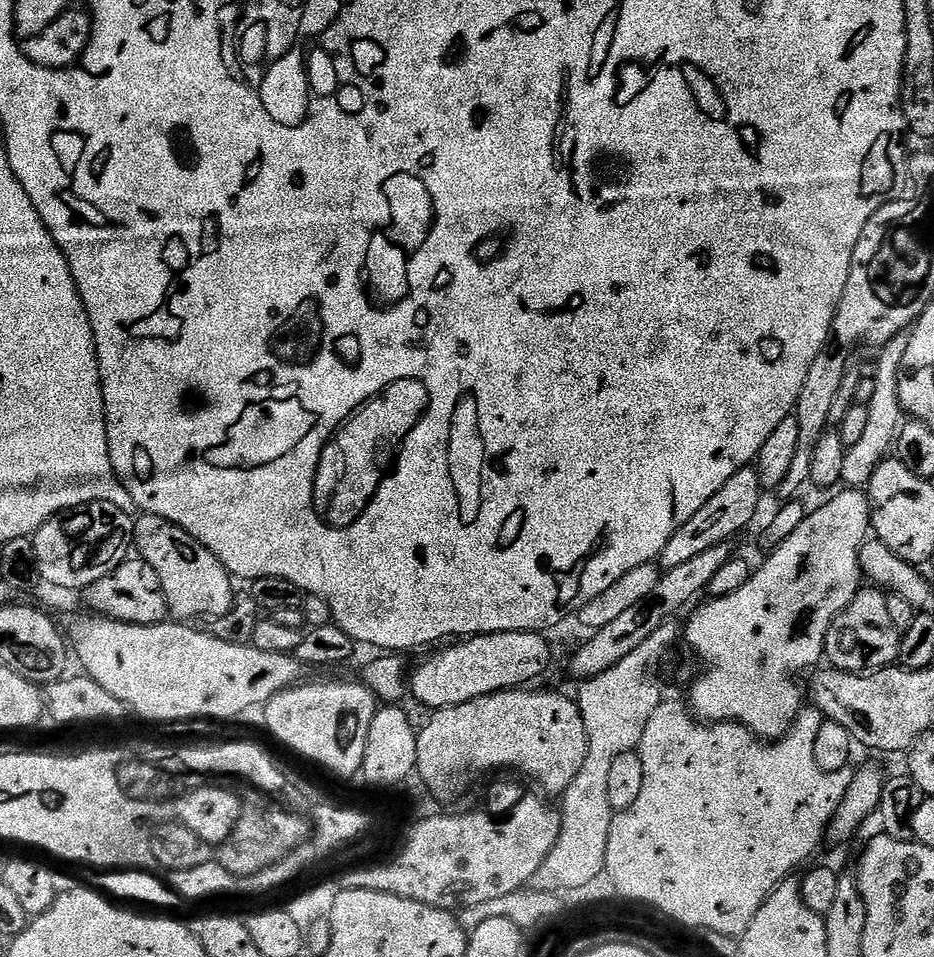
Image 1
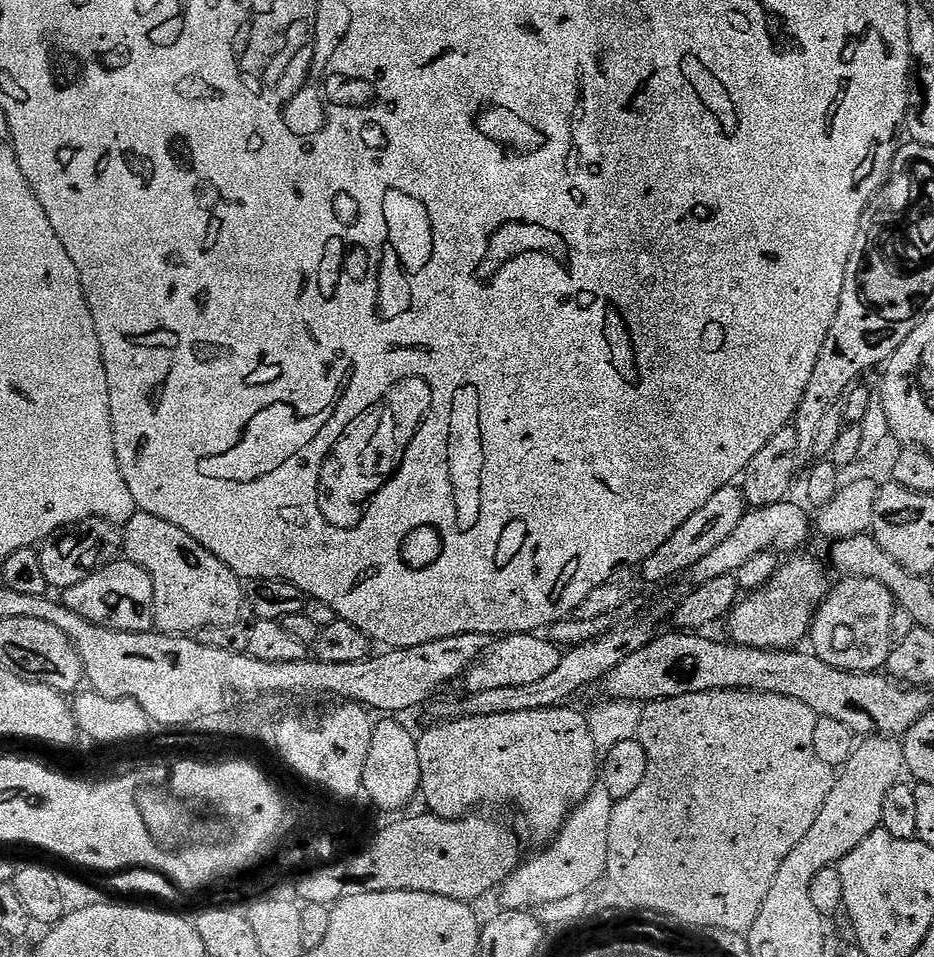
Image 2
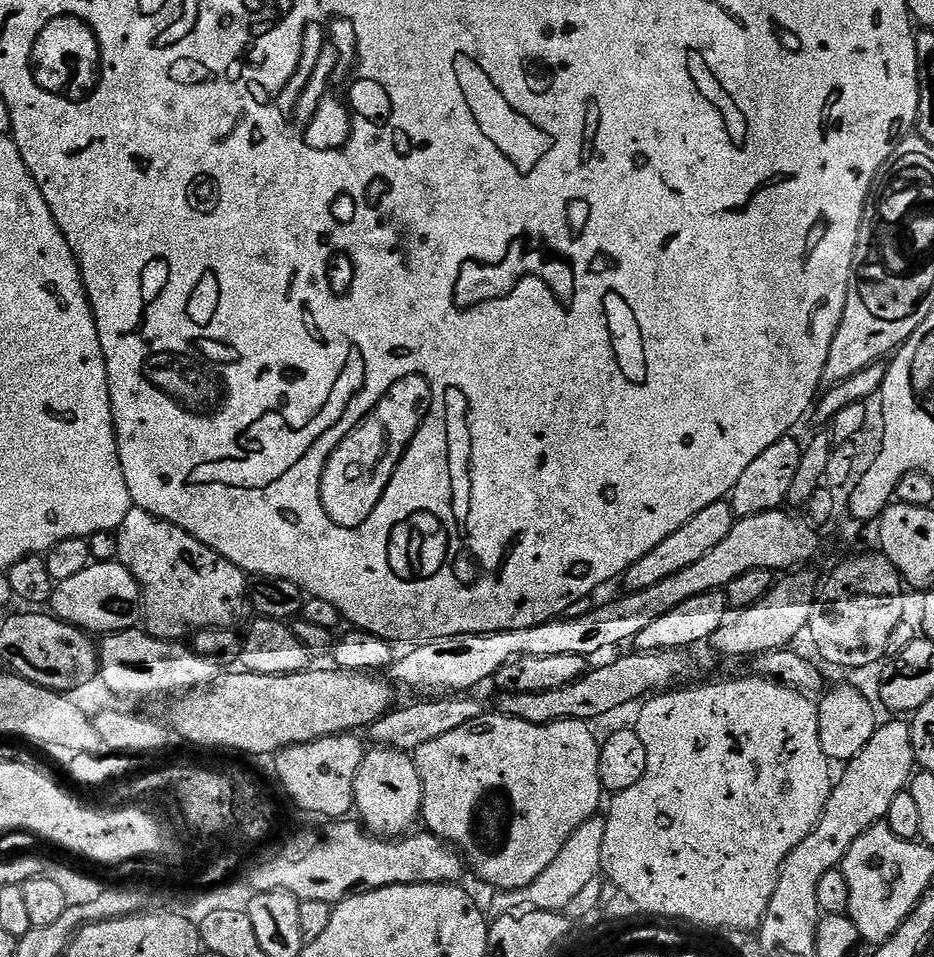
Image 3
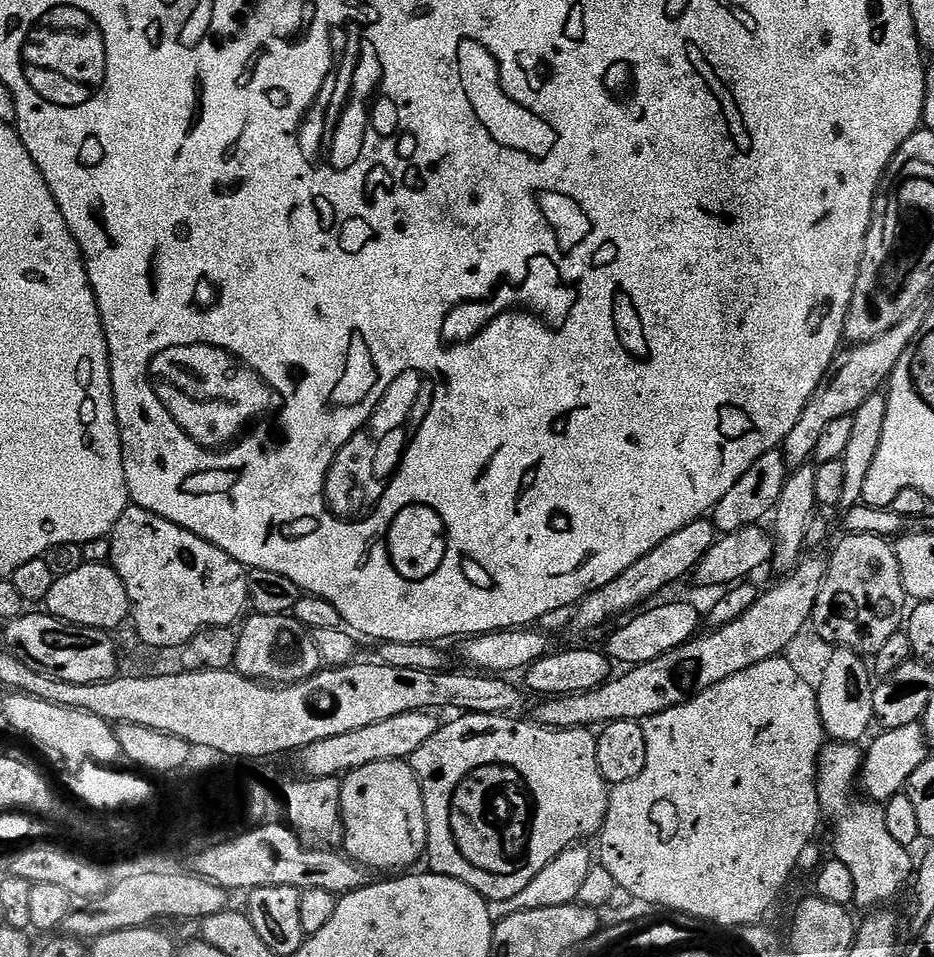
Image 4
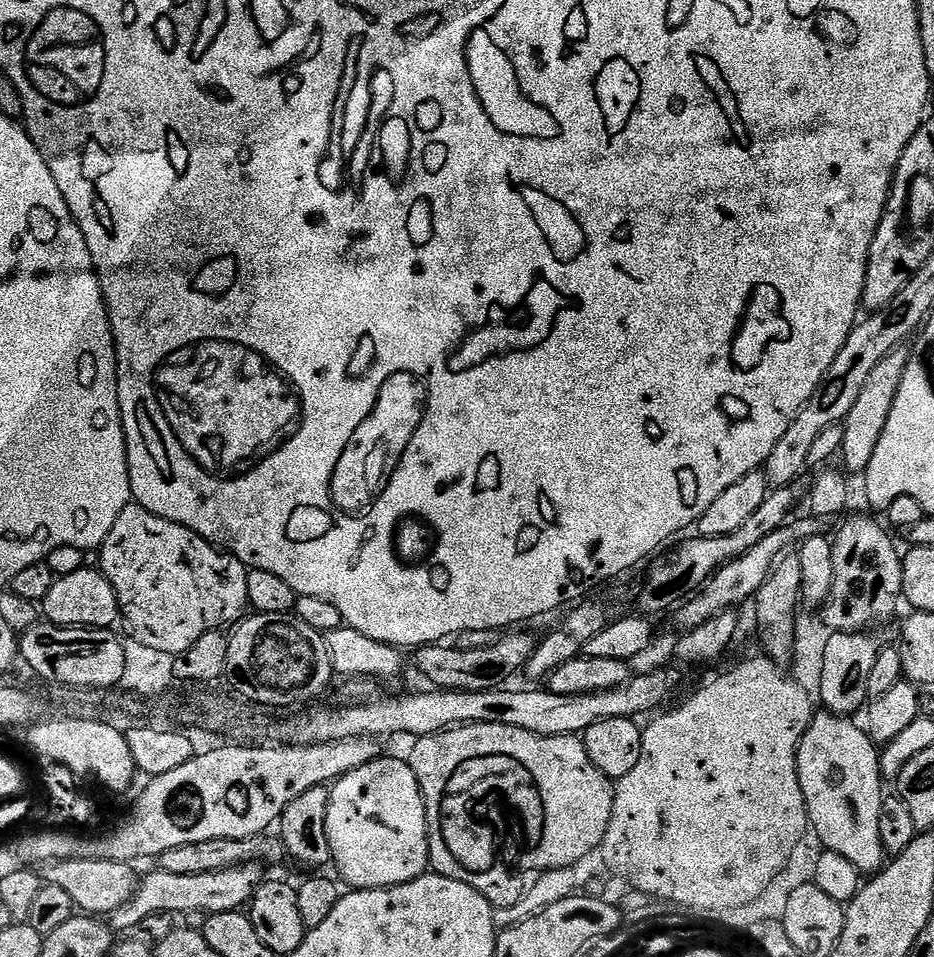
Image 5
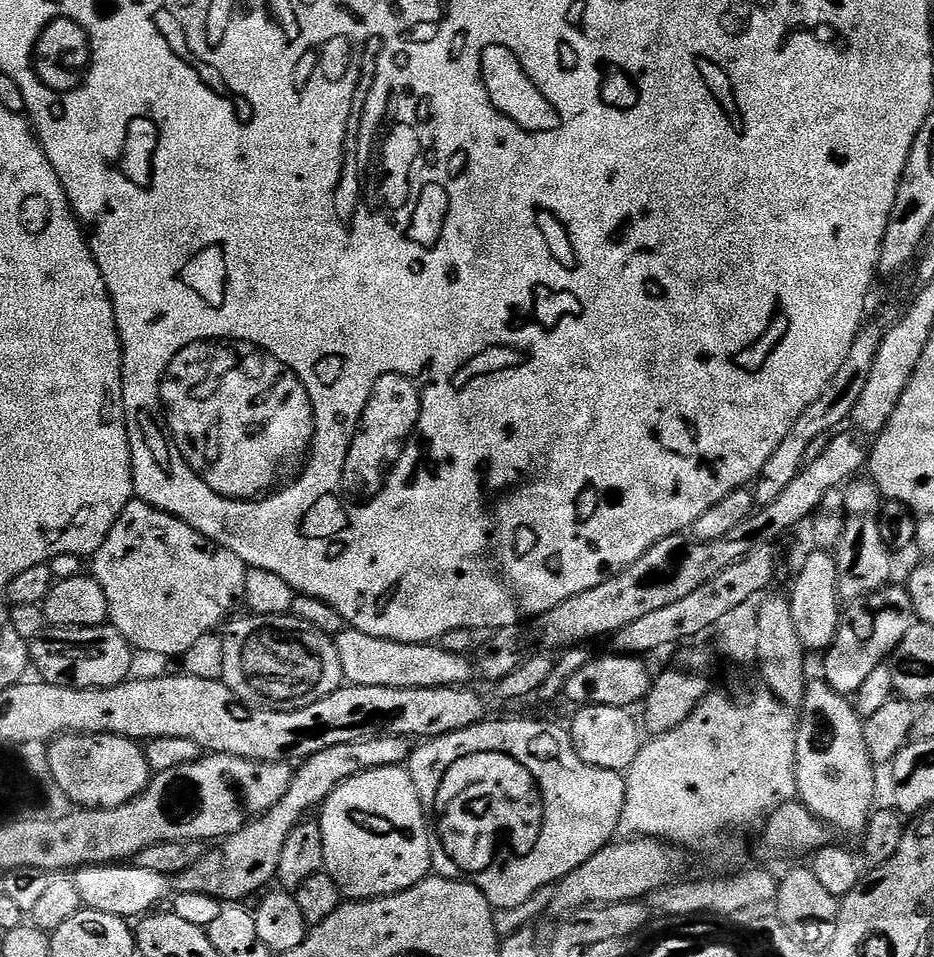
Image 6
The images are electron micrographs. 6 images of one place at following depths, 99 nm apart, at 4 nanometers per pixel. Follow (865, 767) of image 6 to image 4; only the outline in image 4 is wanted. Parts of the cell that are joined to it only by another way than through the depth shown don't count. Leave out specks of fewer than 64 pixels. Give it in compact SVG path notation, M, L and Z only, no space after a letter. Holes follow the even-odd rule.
M839 742L825 743L820 750L820 760L816 766L816 790L818 802L825 821L832 823L832 836L836 839L835 859L847 866L854 878L854 901L861 904L864 910L872 910L884 906L887 900L892 900L900 891L909 887L914 876L914 856L907 848L903 848L894 838L890 838L890 830L886 830L886 814L879 803L869 802L858 795L858 777L862 763L862 752L857 745L841 744Z

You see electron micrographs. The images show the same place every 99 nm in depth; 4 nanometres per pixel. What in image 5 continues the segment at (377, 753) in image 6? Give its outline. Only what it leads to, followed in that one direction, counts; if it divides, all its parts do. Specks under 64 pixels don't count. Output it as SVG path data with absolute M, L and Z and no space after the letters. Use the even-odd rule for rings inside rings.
M256 862L239 864L236 868L227 868L221 872L210 874L194 874L183 876L182 874L166 874L159 870L153 870L148 877L139 881L136 892L126 902L126 906L118 906L110 917L110 927L113 933L128 932L131 928L139 926L143 920L156 916L159 912L234 912L243 909L251 901L257 888L265 879L266 873L259 868Z

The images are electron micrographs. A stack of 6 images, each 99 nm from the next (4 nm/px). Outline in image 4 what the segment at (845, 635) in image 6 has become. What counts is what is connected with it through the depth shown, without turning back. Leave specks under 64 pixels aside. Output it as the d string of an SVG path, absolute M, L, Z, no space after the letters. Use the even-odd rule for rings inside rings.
M845 648L833 651L816 694L825 733L833 741L841 744L859 745L860 739L867 734L868 727L873 727L874 724L872 715L874 676L869 665L867 668L864 664L867 664L865 657L857 652Z

